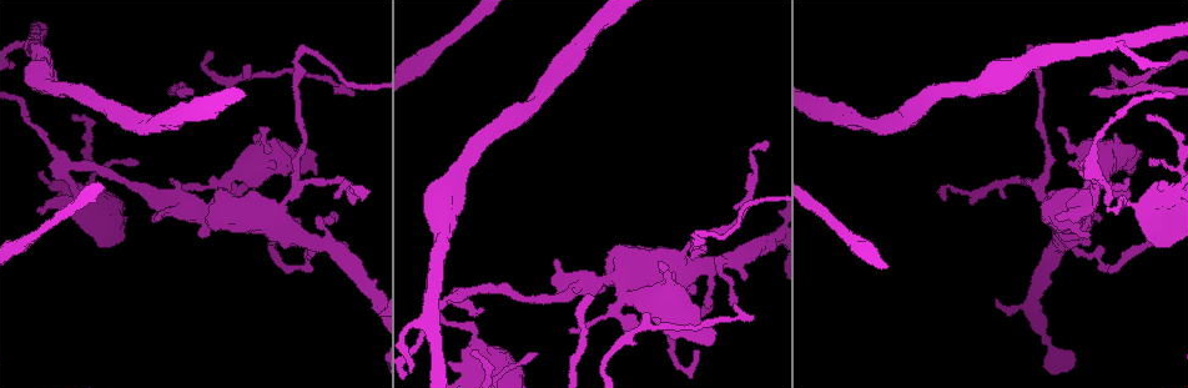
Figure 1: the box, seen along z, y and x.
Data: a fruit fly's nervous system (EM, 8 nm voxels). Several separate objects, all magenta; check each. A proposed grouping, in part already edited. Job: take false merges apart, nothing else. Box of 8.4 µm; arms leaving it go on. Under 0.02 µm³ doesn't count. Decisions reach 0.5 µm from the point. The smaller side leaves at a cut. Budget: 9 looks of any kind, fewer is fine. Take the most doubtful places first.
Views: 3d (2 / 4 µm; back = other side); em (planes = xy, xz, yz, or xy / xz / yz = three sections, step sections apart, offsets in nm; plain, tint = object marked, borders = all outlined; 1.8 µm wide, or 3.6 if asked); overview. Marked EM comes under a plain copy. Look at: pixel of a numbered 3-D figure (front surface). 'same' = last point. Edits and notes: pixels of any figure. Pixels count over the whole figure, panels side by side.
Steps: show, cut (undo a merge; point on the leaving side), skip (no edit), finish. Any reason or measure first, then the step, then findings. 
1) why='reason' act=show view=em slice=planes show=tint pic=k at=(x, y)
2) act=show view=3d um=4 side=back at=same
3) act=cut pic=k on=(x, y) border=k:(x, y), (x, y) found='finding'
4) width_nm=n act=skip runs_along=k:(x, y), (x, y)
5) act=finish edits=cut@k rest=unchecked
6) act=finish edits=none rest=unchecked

why='sharp bend' act=show view=3d um=2 side=back pic=1 at=(63, 168)

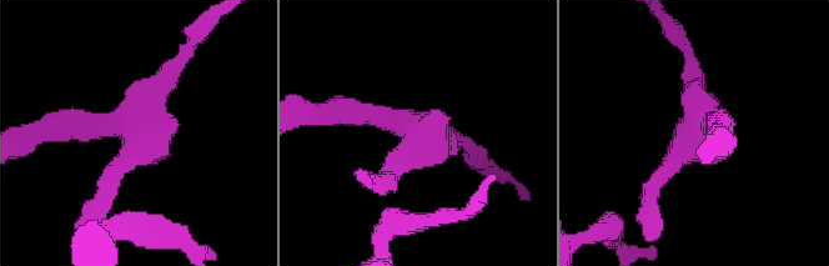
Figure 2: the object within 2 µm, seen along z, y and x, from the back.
act=show view=em slice=planes show=tint pic=2 at=(411, 130)

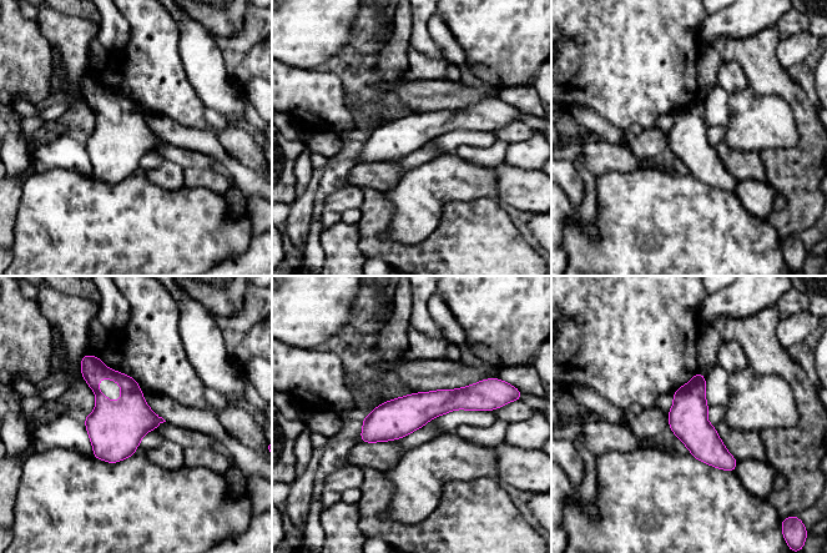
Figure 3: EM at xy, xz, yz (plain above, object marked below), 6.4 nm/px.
act=skip runs_along=3:(485, 402), (427, 405), (363, 438) found='all the same neuron'

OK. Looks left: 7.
why='calibre changes' act=show view=em um=3.6 slice=yz step=4 show=tint pic=1 at=(92, 205)

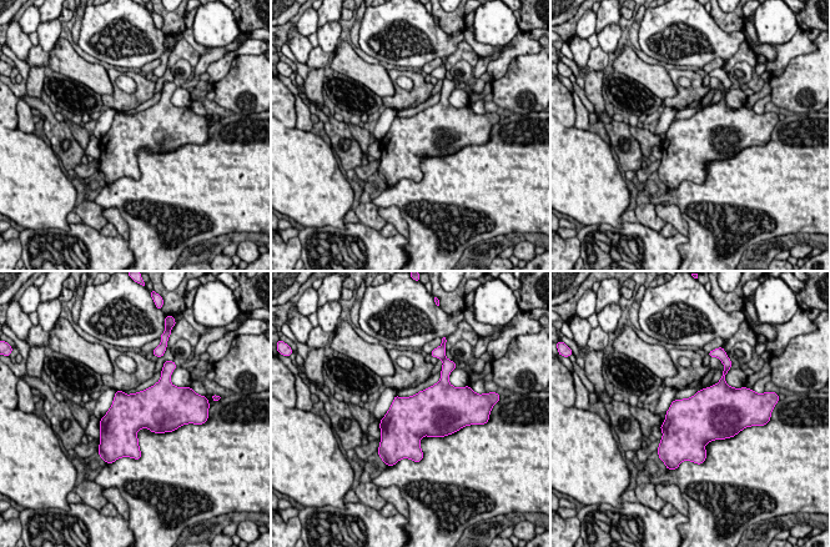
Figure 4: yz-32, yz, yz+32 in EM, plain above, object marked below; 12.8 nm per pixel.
act=show view=em um=3.6 slice=planes show=tint at=same

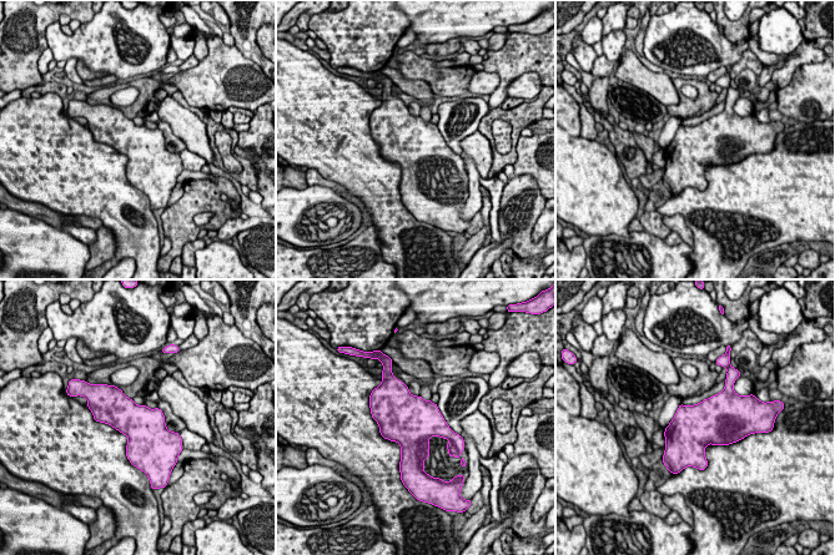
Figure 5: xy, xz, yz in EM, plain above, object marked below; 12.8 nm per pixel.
width_nm=500 act=skip found='continuous, no second neuron'

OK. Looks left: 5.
why='small branch off a trunk' act=show view=3d um=2 pic=1 at=(709, 268)

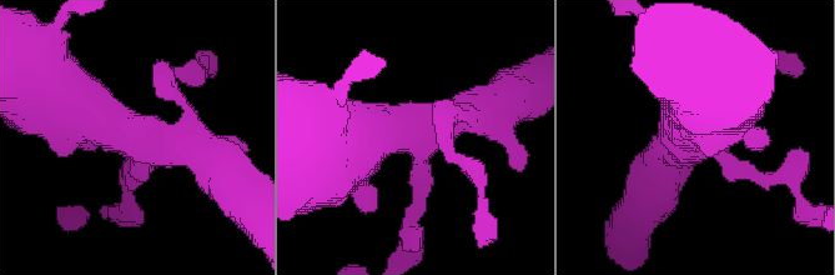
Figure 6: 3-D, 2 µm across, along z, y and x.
why='need the tissue' act=show view=em slice=xy step=4 show=tint pic=6 at=(134, 141)

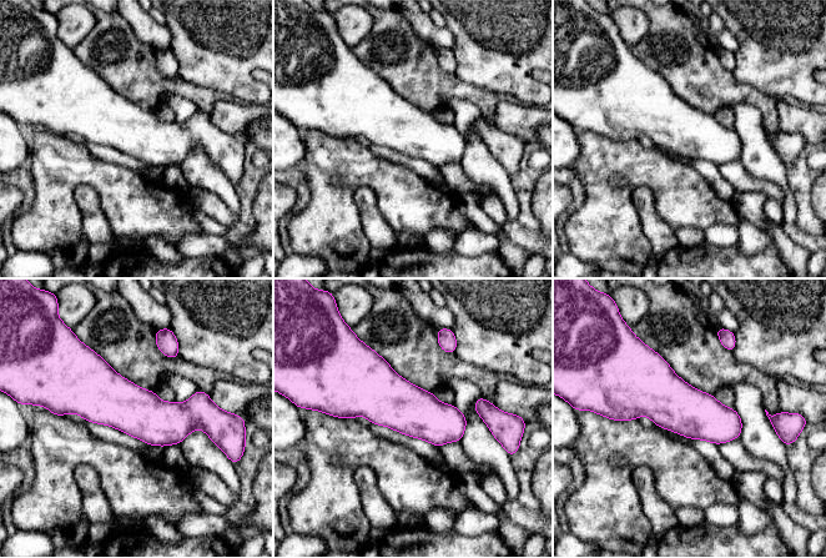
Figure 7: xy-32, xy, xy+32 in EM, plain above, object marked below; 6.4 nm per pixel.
act=skip found='all the same neuron'

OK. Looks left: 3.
why='sharp bend' act=show view=em slice=planes show=tint pic=1 at=(1111, 184)

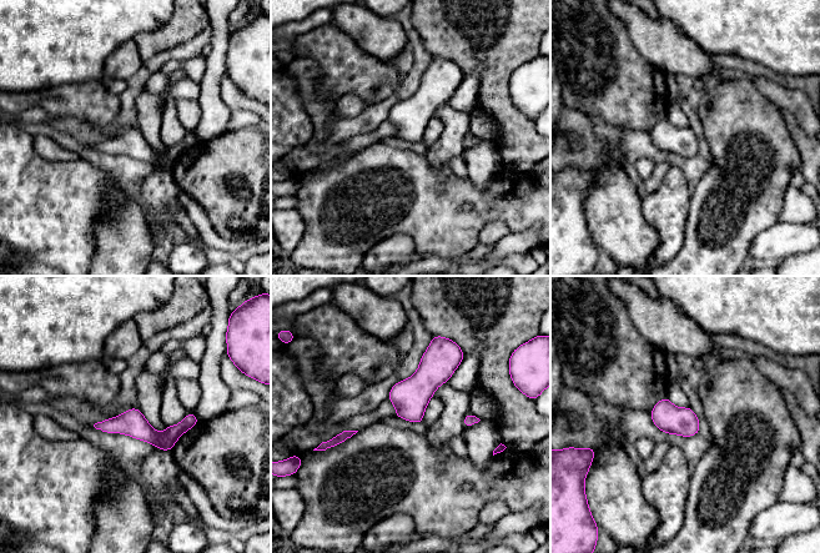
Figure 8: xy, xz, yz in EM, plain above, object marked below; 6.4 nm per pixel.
act=skip found='all the same neuron'

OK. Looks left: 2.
act=finish edits=none rest=unchecked

